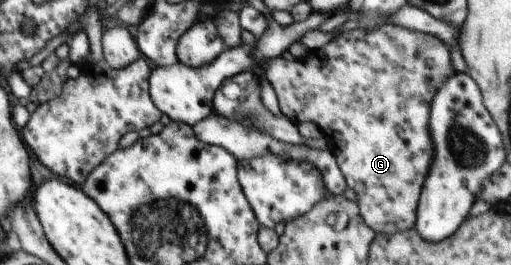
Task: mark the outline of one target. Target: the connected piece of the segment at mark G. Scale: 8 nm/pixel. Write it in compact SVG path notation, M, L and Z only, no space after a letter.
M387 23L375 26L373 31L367 28L341 32L332 42L325 44L320 50L309 52L304 58L294 61L285 58L275 58L264 64L264 75L273 86L277 95L282 115L299 123L315 123L322 135L326 138L327 148L334 156L346 181L346 187L353 189L356 193L356 204L358 205L363 221L376 233L390 236L395 232L413 229L416 224L416 209L422 192L423 182L426 180L428 169L434 159L434 149L430 134L430 105L437 88L455 73L450 58L450 49L446 43L434 35L405 29L395 24Z

